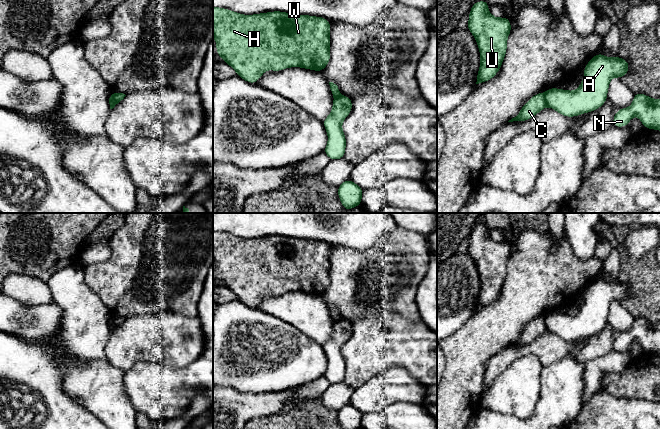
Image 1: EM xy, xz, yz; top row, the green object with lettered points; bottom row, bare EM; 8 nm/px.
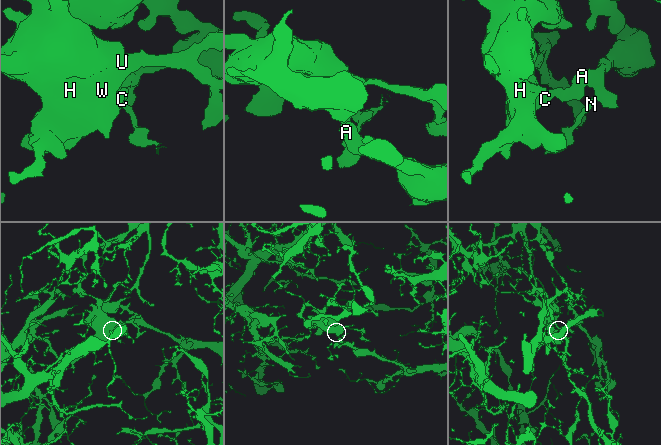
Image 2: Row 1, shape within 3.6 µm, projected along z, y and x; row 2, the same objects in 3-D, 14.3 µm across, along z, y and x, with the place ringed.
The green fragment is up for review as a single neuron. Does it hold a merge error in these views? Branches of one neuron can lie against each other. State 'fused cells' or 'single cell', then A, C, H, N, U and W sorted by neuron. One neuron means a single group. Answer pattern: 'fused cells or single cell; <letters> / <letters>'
fused cells; A N / C H U W

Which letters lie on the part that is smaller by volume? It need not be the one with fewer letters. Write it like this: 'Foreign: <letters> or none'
Foreign: C, H, U, W

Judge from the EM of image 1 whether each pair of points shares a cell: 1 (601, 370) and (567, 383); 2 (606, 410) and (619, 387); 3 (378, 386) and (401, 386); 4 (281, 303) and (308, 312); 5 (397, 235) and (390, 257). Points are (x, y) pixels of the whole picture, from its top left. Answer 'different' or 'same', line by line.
1: different
2: different
3: same
4: same
5: same

